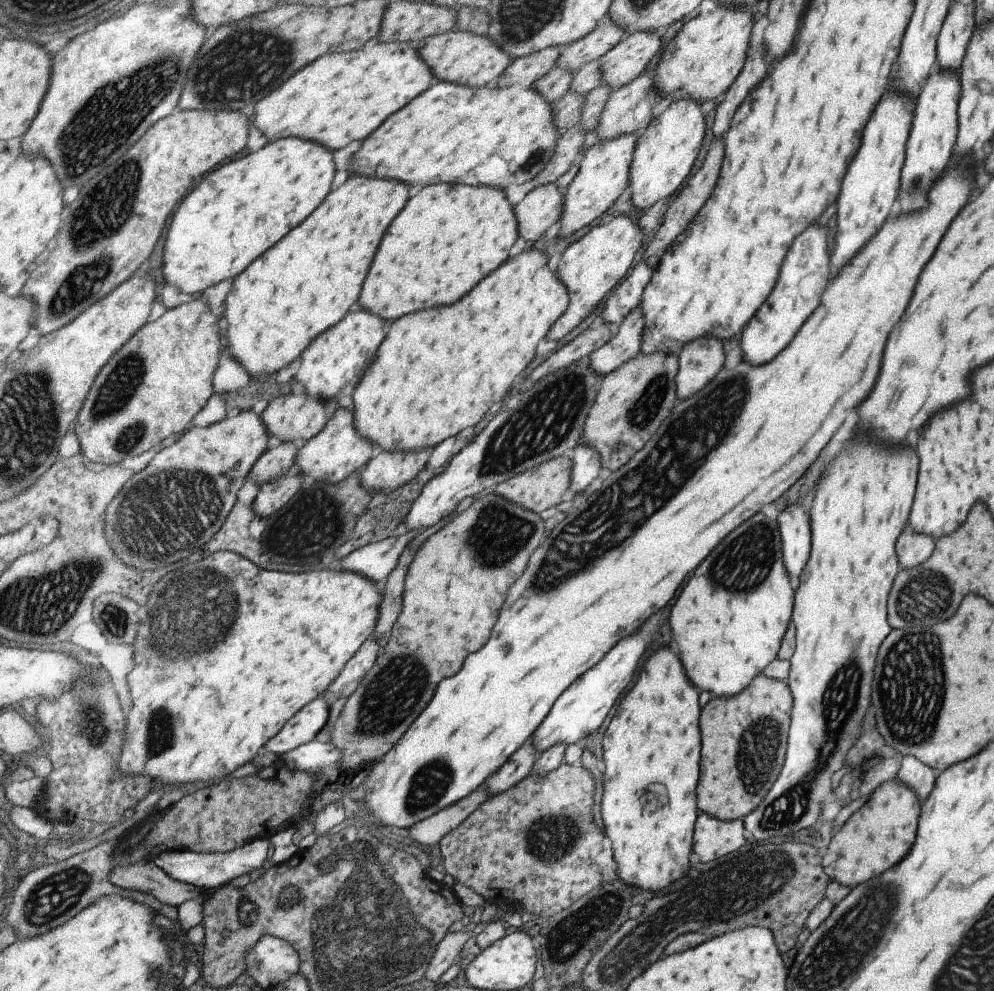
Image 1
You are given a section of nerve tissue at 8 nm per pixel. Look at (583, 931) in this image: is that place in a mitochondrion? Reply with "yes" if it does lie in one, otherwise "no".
yes

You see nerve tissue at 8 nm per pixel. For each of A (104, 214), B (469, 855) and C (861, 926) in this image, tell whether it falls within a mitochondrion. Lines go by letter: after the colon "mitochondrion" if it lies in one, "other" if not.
A: mitochondrion
B: other
C: mitochondrion

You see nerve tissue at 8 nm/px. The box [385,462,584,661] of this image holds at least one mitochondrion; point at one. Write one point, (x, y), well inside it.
(499, 533)

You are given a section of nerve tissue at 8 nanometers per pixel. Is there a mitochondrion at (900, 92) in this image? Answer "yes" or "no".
no

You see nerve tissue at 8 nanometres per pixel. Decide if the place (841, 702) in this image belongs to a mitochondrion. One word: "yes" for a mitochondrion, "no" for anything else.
yes

